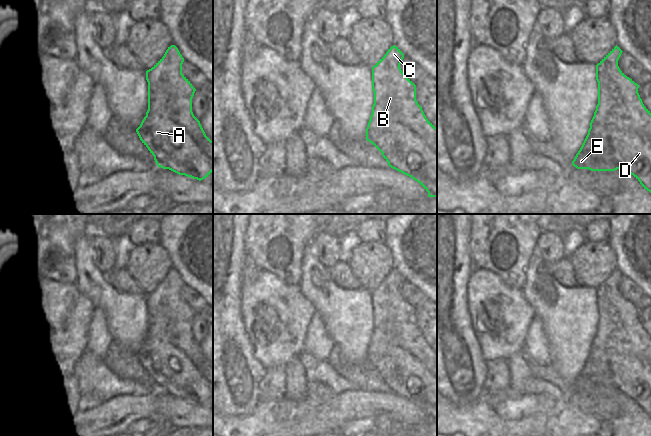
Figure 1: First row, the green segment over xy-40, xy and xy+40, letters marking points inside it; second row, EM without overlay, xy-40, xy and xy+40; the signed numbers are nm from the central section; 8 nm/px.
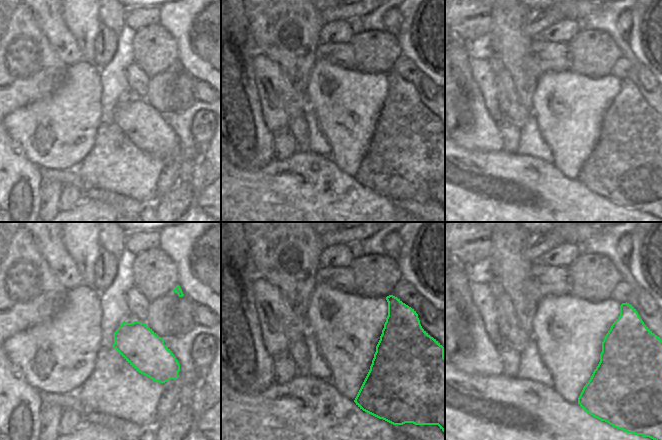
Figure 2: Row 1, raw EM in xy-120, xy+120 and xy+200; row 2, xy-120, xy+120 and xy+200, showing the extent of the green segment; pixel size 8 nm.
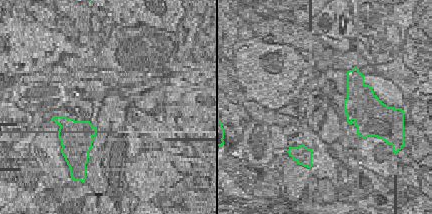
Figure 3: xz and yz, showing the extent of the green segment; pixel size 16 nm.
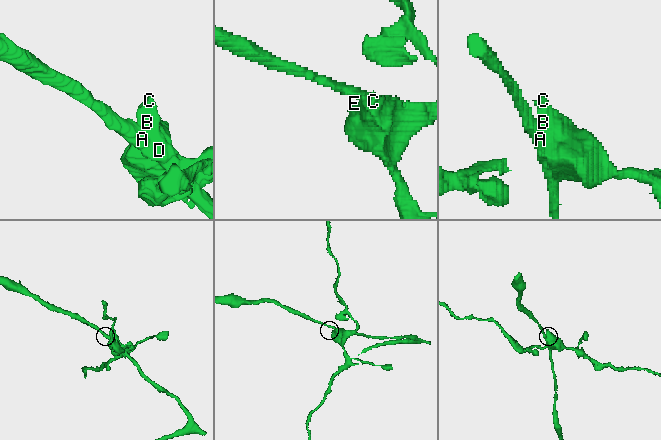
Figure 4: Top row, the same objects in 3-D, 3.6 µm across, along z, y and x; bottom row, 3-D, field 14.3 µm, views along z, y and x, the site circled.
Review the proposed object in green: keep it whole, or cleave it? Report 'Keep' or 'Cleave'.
Cleave

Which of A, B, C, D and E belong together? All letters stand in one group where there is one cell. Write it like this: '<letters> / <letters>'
A D / B C E

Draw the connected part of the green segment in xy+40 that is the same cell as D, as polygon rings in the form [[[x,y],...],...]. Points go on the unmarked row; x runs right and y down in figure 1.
[[[615,353],[607,360],[608,374],[618,387],[618,389],[627,397],[633,399],[644,413],[651,417],[651,371],[639,359],[629,355]]]

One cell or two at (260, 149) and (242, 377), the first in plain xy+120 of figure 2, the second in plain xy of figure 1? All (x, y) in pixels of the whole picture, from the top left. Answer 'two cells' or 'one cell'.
one cell

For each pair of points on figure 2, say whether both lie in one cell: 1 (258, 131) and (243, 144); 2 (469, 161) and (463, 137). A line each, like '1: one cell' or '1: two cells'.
1: one cell
2: two cells

